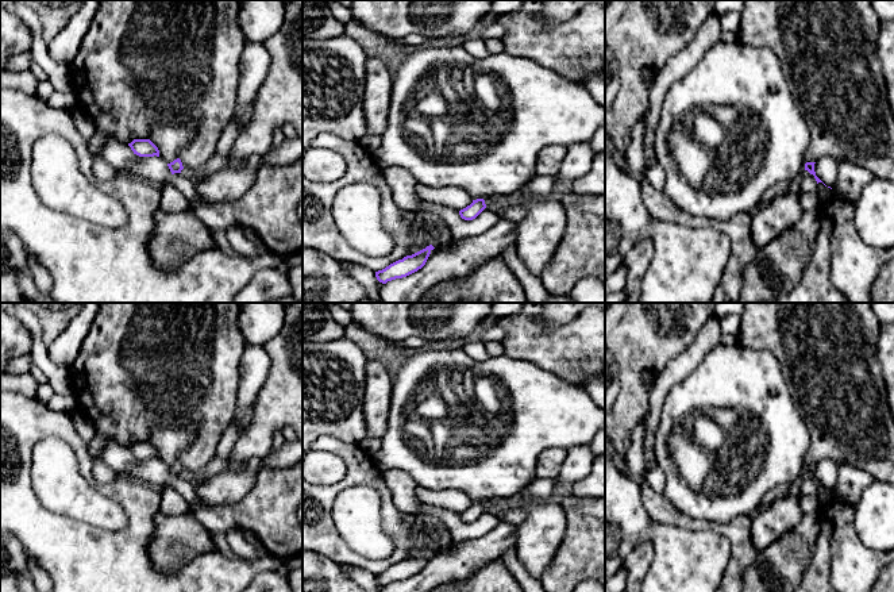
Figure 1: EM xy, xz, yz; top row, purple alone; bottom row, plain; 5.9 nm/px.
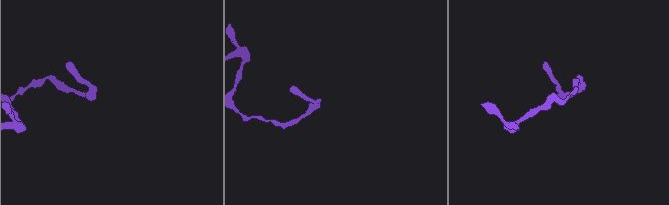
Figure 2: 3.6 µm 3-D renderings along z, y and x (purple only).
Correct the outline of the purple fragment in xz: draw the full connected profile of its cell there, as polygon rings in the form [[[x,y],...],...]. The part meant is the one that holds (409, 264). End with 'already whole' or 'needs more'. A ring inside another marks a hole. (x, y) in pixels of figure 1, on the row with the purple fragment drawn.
[[[432,245],[427,246],[425,249],[412,254],[412,255],[406,255],[402,260],[398,260],[393,264],[390,264],[389,266],[386,266],[382,270],[375,272],[375,277],[379,282],[386,284],[388,281],[396,280],[396,278],[402,278],[406,277],[415,272],[417,272],[419,269],[421,269],[431,251],[435,247]]]; already whole

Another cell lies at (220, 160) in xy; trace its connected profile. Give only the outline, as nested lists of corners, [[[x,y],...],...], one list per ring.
[[[232,119],[223,128],[223,132],[217,141],[216,150],[209,161],[204,166],[200,166],[197,169],[182,169],[181,173],[189,177],[194,184],[197,184],[199,181],[204,180],[207,176],[217,170],[232,168],[235,164],[230,161],[228,154],[240,131],[240,123],[236,119]]]

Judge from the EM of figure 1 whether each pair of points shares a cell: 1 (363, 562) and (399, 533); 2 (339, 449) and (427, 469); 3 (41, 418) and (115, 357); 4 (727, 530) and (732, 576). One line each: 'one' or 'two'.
1: one
2: two
3: two
4: one

